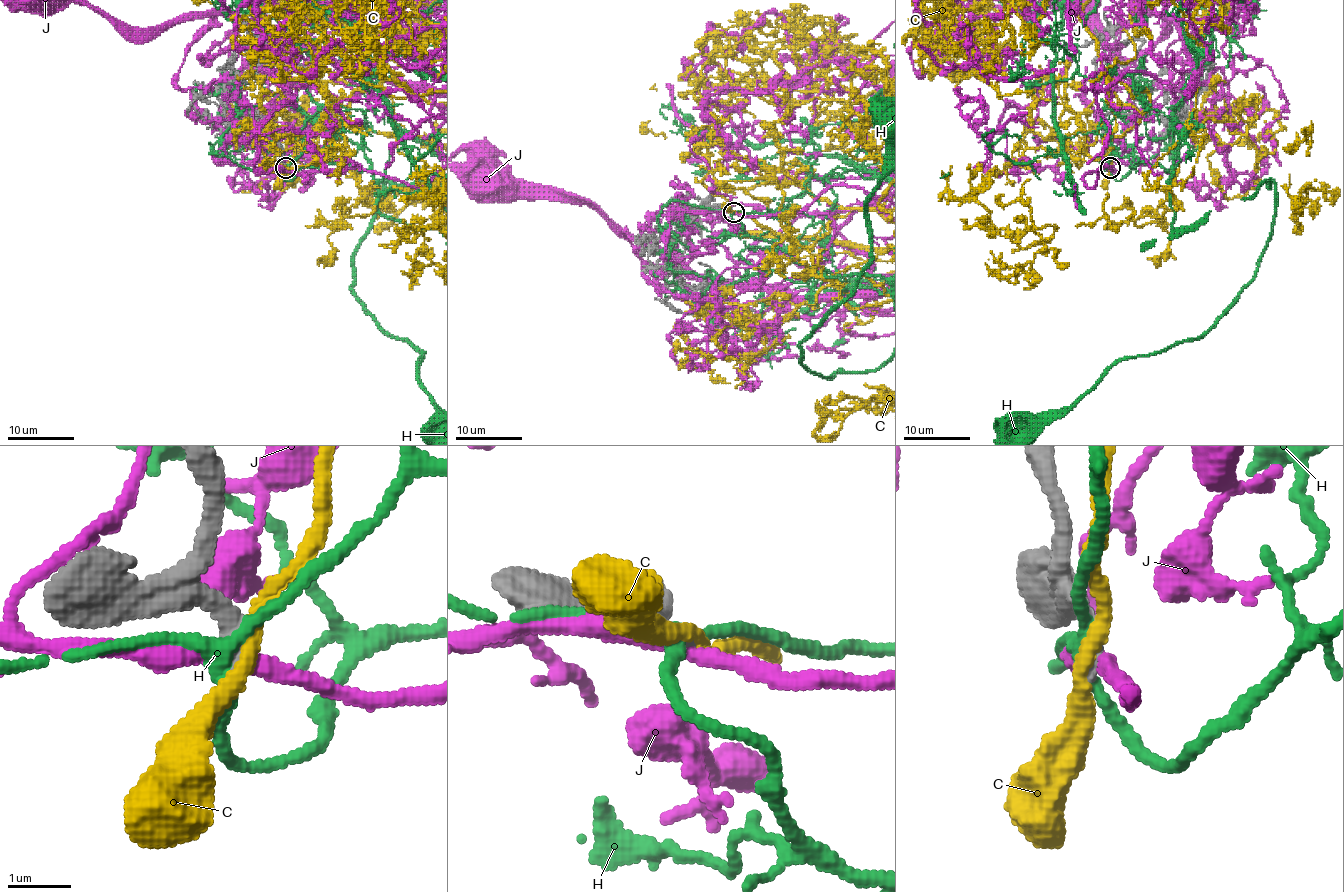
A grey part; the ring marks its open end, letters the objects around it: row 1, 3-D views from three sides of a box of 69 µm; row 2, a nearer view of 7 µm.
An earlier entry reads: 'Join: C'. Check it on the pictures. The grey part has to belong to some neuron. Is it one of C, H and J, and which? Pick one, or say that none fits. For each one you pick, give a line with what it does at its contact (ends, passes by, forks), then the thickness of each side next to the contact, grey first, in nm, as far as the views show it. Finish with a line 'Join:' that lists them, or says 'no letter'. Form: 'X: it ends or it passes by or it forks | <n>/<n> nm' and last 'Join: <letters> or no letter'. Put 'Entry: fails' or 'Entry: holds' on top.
Entry: holds
C: it passes by | 320/240 nm
Join: C

